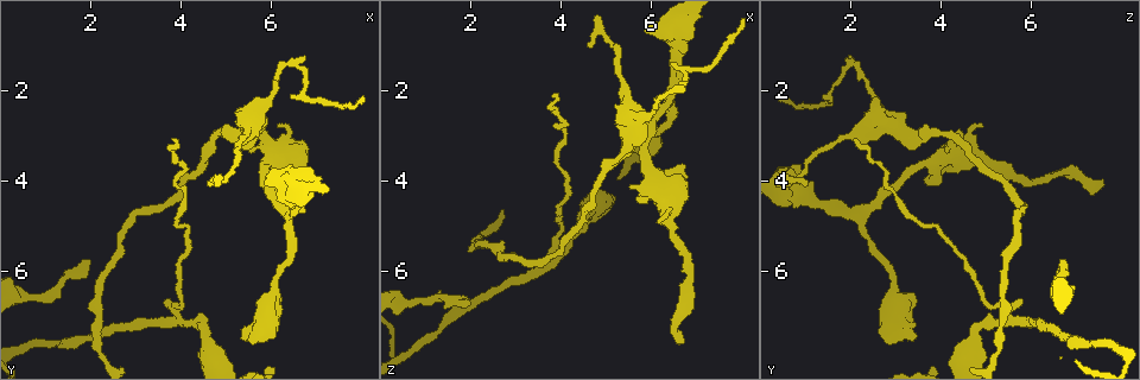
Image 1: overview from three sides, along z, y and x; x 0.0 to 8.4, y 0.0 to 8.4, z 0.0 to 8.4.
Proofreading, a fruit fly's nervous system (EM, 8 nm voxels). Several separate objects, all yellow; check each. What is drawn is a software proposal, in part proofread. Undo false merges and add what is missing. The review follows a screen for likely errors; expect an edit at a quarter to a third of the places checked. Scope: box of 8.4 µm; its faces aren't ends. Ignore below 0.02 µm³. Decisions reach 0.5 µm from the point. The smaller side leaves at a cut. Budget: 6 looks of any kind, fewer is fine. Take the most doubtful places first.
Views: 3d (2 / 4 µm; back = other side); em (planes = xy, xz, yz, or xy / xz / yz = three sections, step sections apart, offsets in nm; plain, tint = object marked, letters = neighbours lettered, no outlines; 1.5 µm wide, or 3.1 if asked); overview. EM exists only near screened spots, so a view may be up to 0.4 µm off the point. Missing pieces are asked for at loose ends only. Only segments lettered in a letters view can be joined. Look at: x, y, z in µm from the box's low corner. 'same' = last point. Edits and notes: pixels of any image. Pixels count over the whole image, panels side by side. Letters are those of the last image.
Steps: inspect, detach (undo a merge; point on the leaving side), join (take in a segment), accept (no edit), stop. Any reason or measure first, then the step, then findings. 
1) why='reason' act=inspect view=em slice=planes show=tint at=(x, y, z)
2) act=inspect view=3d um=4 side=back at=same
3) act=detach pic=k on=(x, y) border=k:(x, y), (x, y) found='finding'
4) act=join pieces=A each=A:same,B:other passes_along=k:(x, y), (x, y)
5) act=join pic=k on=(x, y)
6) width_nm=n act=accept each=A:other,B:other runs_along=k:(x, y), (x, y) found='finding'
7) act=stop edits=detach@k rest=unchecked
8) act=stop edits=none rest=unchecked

why='long arm stops here' act=inspect view=3d um=2 at=(2.00, 5.80, 6.70)

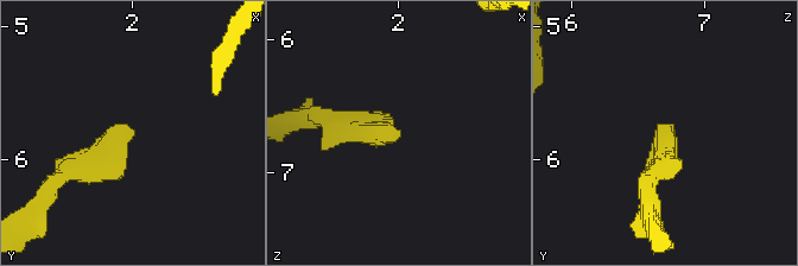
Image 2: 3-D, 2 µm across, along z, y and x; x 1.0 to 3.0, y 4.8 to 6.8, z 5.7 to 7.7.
act=inspect view=em slice=planes show=letters at=(1.98, 5.80, 6.72)

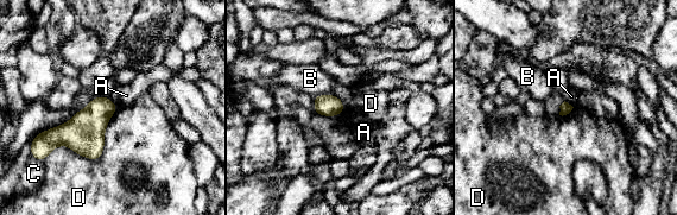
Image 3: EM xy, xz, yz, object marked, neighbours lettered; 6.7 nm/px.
act=accept each=A:other,B:other,C:other,D:other border=3:(564, 100), (573, 107) found='no lettered segment goes on from it'

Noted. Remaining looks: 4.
why='long arm stops here' act=inspect view=3d um=4 side=back at=(6.75, 4.00, 7.55)

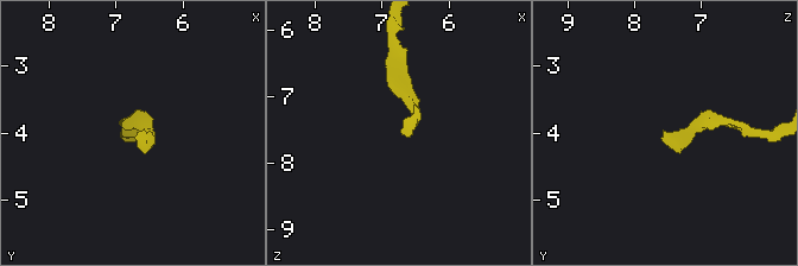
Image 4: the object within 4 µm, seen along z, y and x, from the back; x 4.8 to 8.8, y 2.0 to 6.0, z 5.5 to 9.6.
why='need the tissue' act=inspect view=em slice=planes show=letters at=(6.70, 3.95, 7.55)

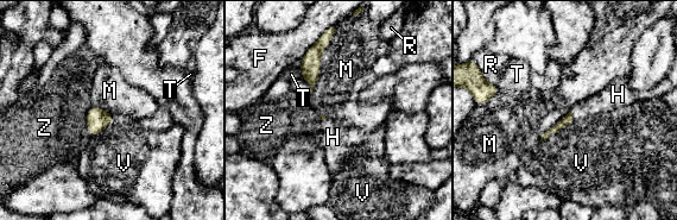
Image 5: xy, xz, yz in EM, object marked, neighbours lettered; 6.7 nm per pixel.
act=join pieces=H each=F:other,H:same,M:other,R:other,T:other,V:other,Z:other found='it goes on there'

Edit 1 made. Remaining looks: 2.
act=stop edits=join@5 rest=unchecked

